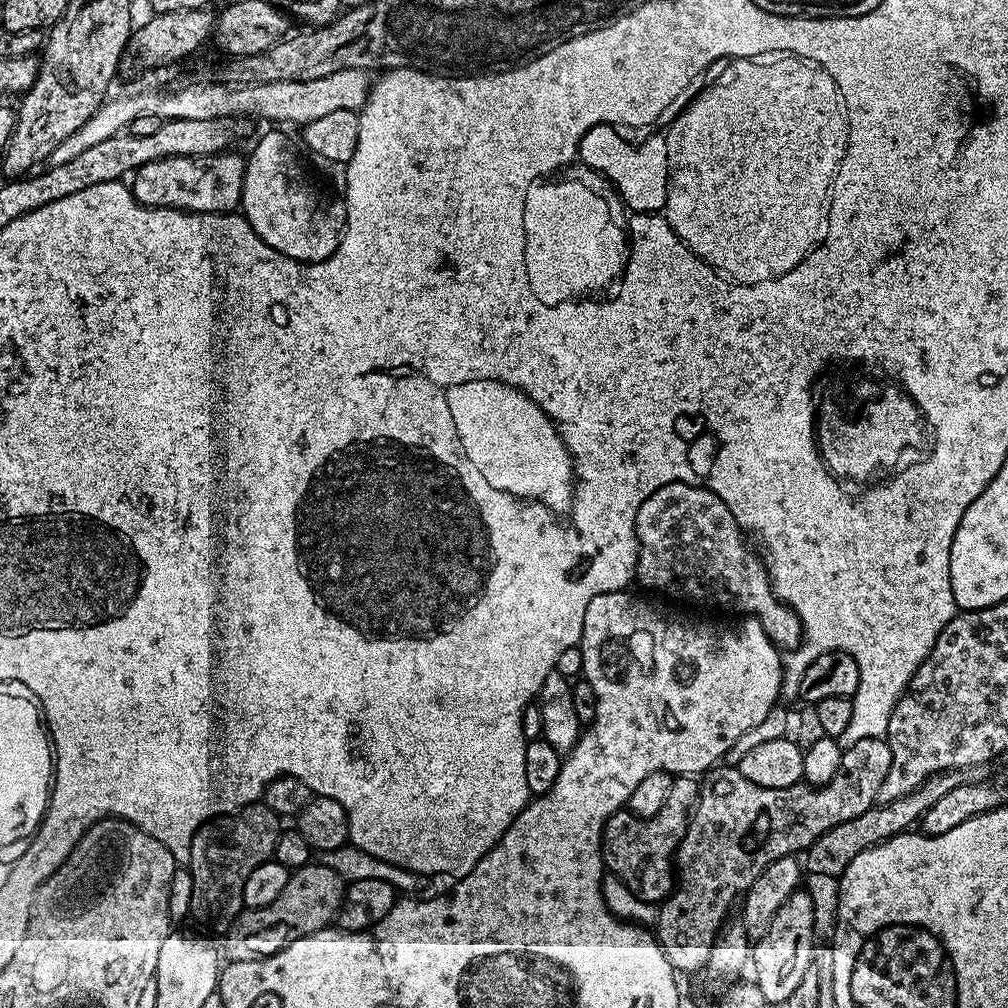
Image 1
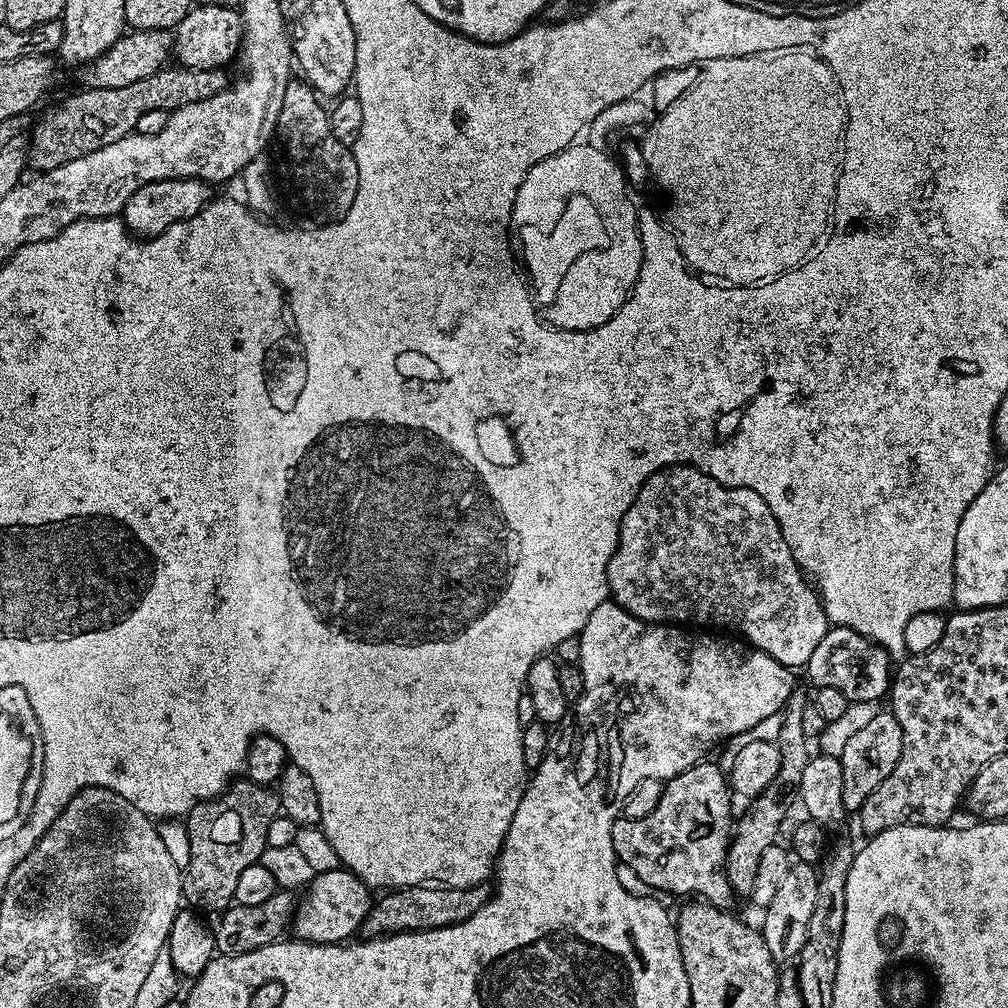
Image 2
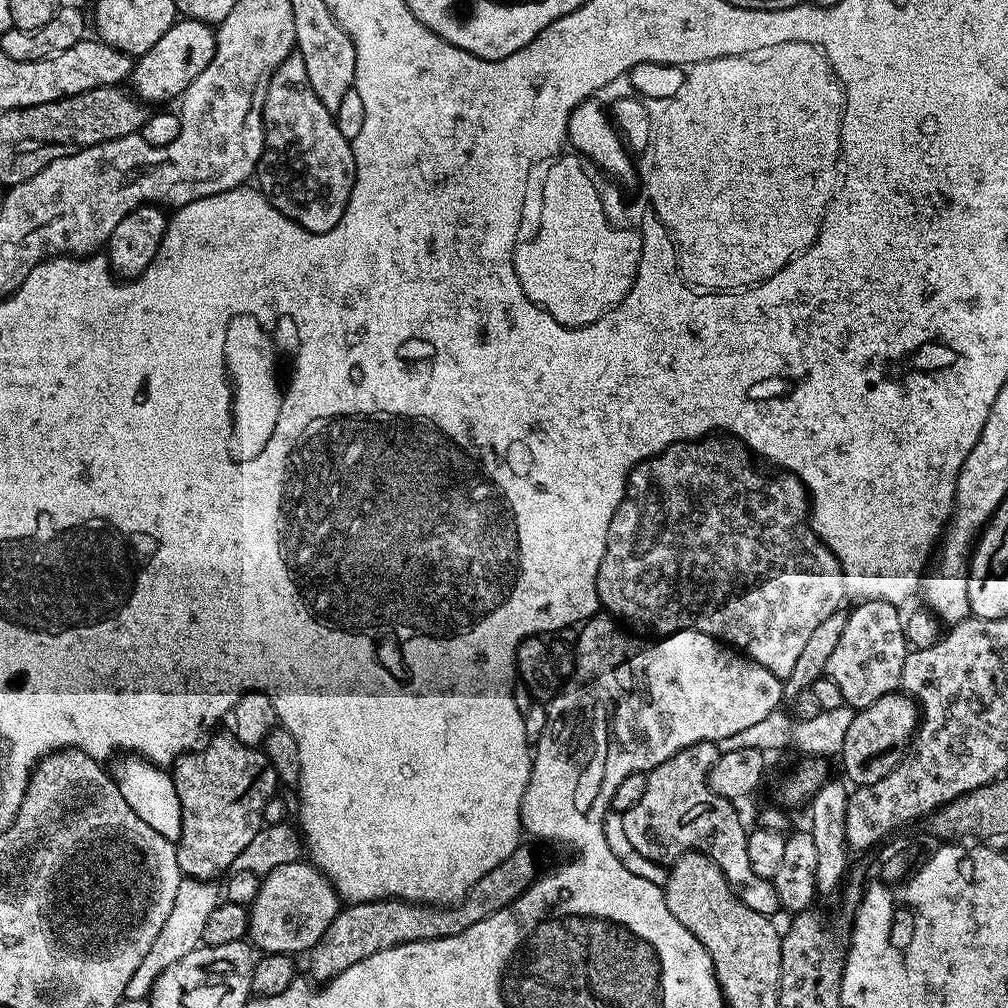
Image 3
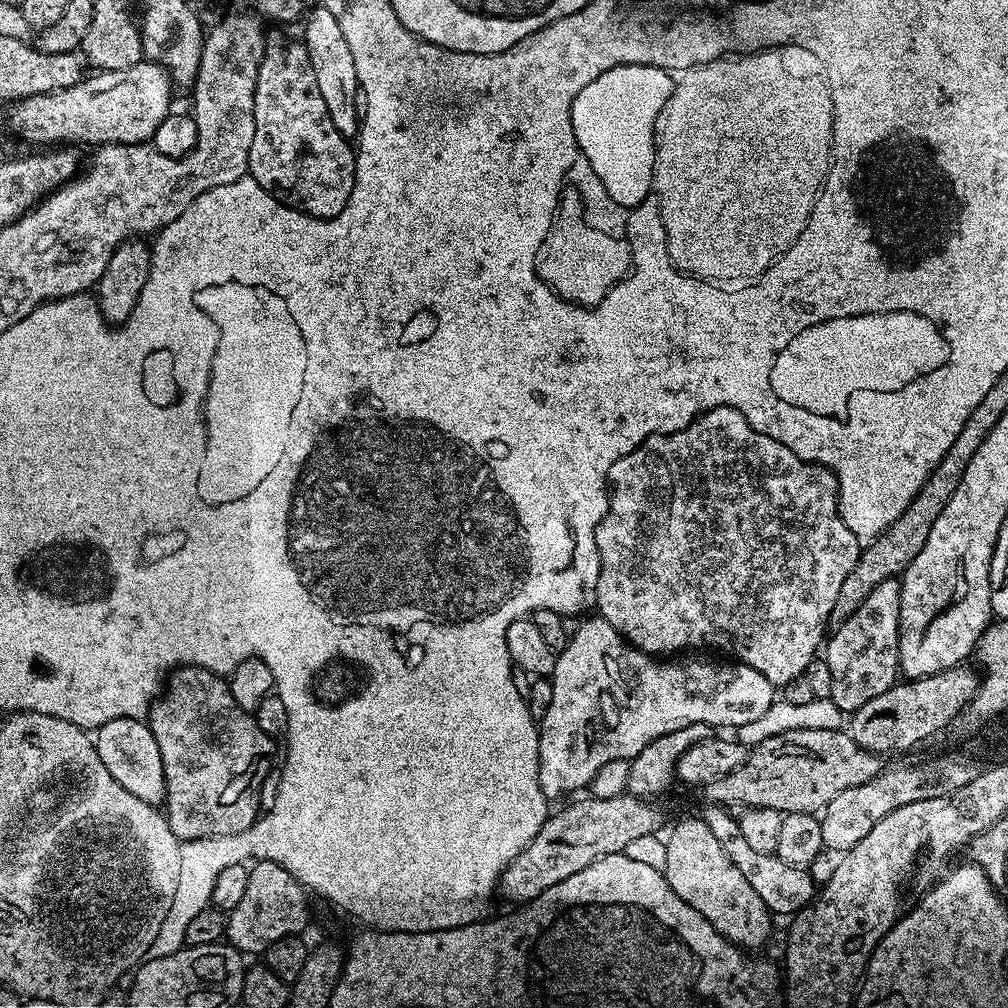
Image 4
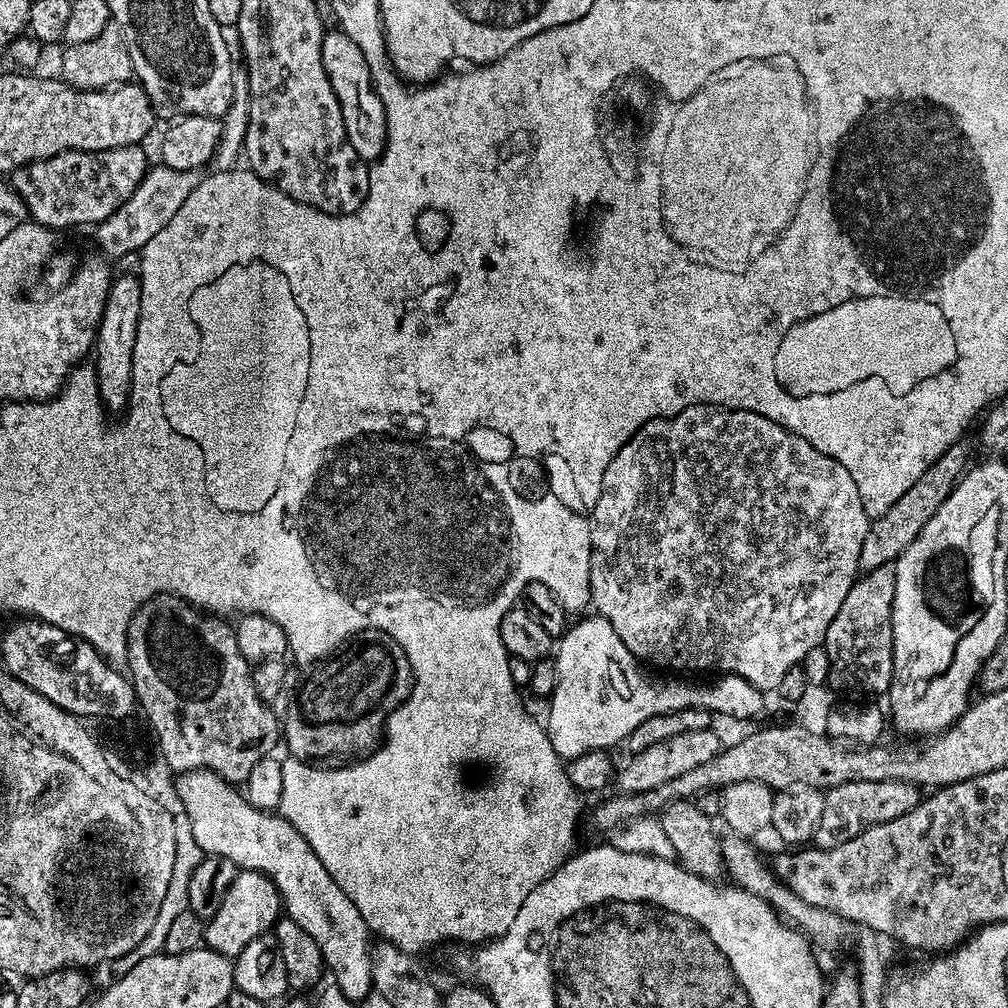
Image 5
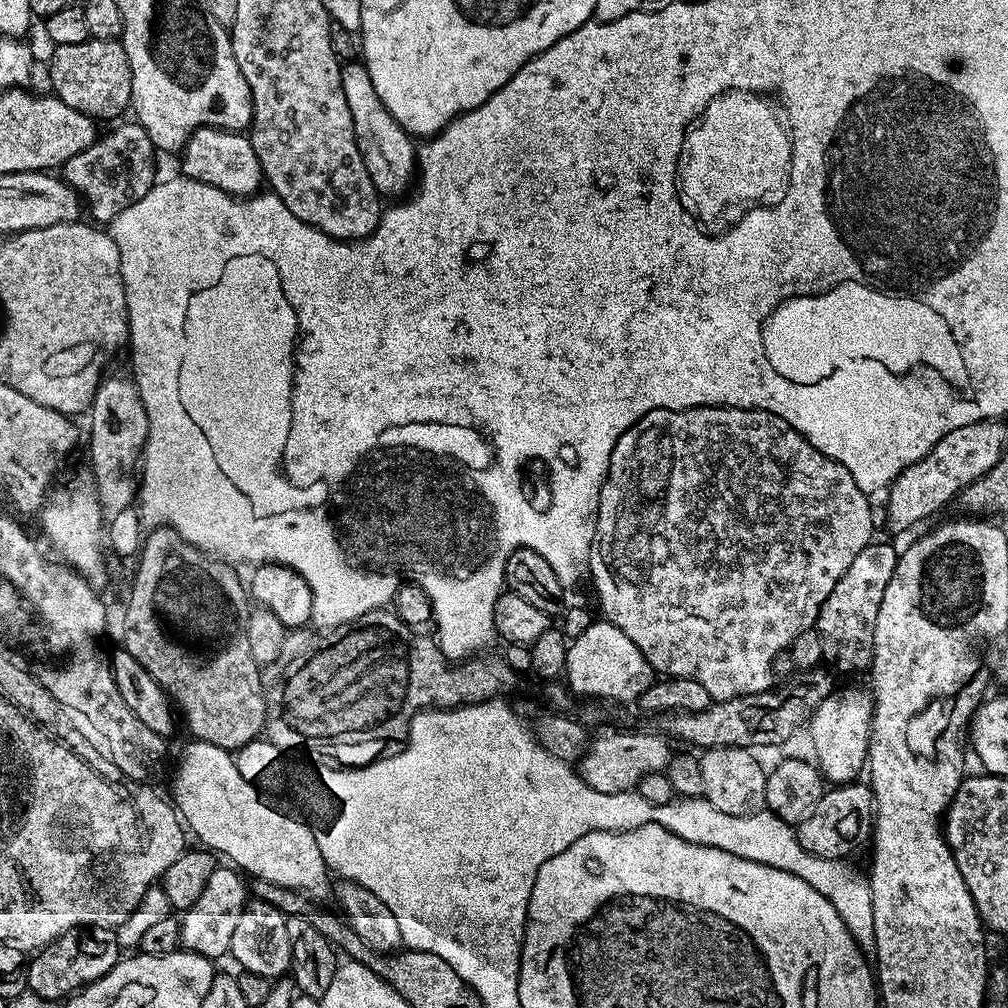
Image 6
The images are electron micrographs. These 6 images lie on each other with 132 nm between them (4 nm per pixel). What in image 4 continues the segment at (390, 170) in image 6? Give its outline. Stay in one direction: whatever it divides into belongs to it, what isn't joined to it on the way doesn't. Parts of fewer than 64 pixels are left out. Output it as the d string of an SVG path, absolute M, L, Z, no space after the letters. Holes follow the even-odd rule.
M316 6L312 13L303 21L302 39L310 54L310 66L314 66L314 78L318 78L318 91L326 101L326 110L330 110L330 118L334 126L343 136L355 137L360 131L362 117L355 105L355 94L360 90L360 75L354 66L354 54L350 54L350 46L338 22L330 10Z

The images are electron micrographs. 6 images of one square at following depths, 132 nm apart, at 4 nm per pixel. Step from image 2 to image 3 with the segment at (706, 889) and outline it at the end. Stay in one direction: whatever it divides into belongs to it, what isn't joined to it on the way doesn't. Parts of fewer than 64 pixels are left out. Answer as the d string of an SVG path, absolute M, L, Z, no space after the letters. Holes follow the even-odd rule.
M703 740L694 746L686 746L678 750L674 758L666 758L666 762L662 762L647 773L646 791L642 793L642 798L638 798L638 806L630 806L630 810L626 810L619 817L620 828L624 831L624 840L628 843L625 845L631 851L642 854L642 858L650 858L650 862L658 862L665 866L671 865L685 852L700 852L721 868L725 878L741 900L744 900L746 906L757 911L758 914L772 918L776 916L775 912L781 911L776 885L772 880L754 874L748 853L749 829L744 828L739 814L732 809L735 808L733 801L714 794L714 790L708 785L708 775L720 754L720 745L717 741Z

